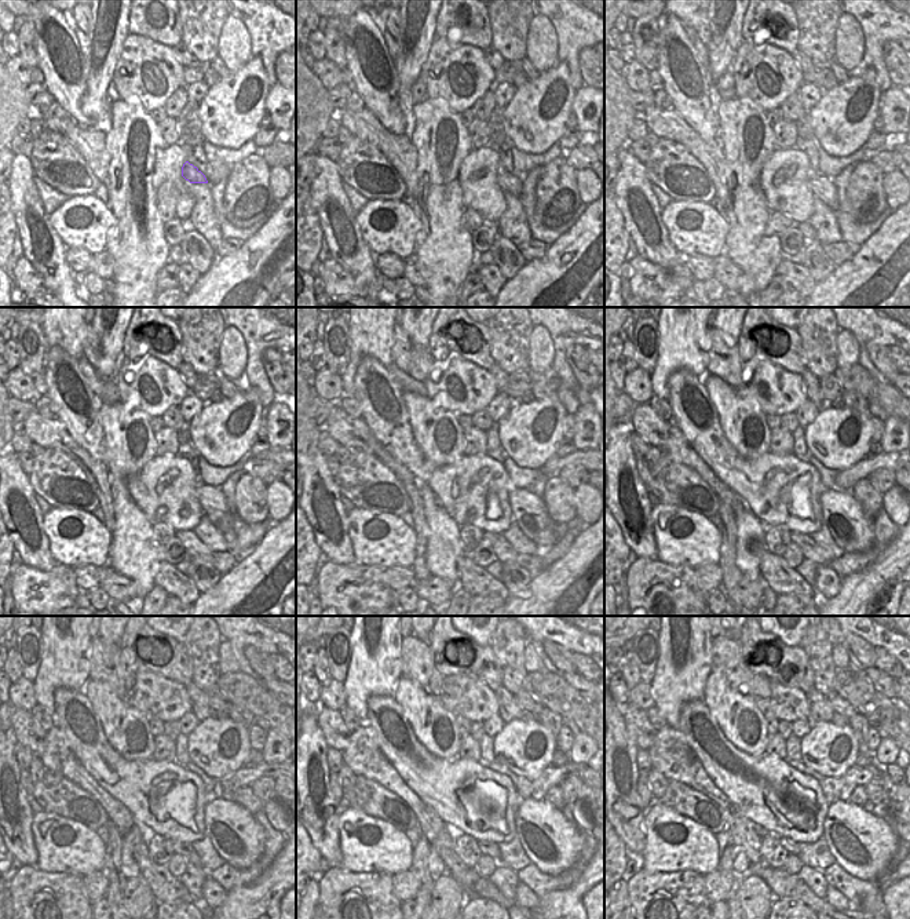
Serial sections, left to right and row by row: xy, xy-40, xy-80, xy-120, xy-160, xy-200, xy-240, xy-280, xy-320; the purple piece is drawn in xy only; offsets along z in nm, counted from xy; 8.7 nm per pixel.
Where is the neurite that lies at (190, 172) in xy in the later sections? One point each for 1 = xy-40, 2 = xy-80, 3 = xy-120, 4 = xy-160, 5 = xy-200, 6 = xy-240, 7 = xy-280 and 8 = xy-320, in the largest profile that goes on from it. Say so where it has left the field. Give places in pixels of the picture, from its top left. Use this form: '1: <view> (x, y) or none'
1: xy-40 (508, 182)
2: xy-80 (822, 186)
3: xy-120 (212, 500)
4: xy-160 (529, 511)
5: xy-200 (852, 529)
6: xy-240 (237, 837)
7: xy-280 (551, 842)
8: xy-320 (862, 843)

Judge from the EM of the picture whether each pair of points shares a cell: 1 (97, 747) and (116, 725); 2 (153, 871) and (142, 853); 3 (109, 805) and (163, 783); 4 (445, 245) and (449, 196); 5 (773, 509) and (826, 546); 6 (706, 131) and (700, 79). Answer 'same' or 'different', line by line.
1: different
2: same
3: different
4: same
5: different
6: same

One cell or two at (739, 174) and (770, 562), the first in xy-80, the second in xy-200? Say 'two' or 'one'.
two

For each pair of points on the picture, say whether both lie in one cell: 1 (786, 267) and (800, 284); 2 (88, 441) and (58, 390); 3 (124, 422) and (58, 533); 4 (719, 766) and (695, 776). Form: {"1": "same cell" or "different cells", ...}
{"1": "same cell", "2": "same cell", "3": "different cells", "4": "different cells"}

